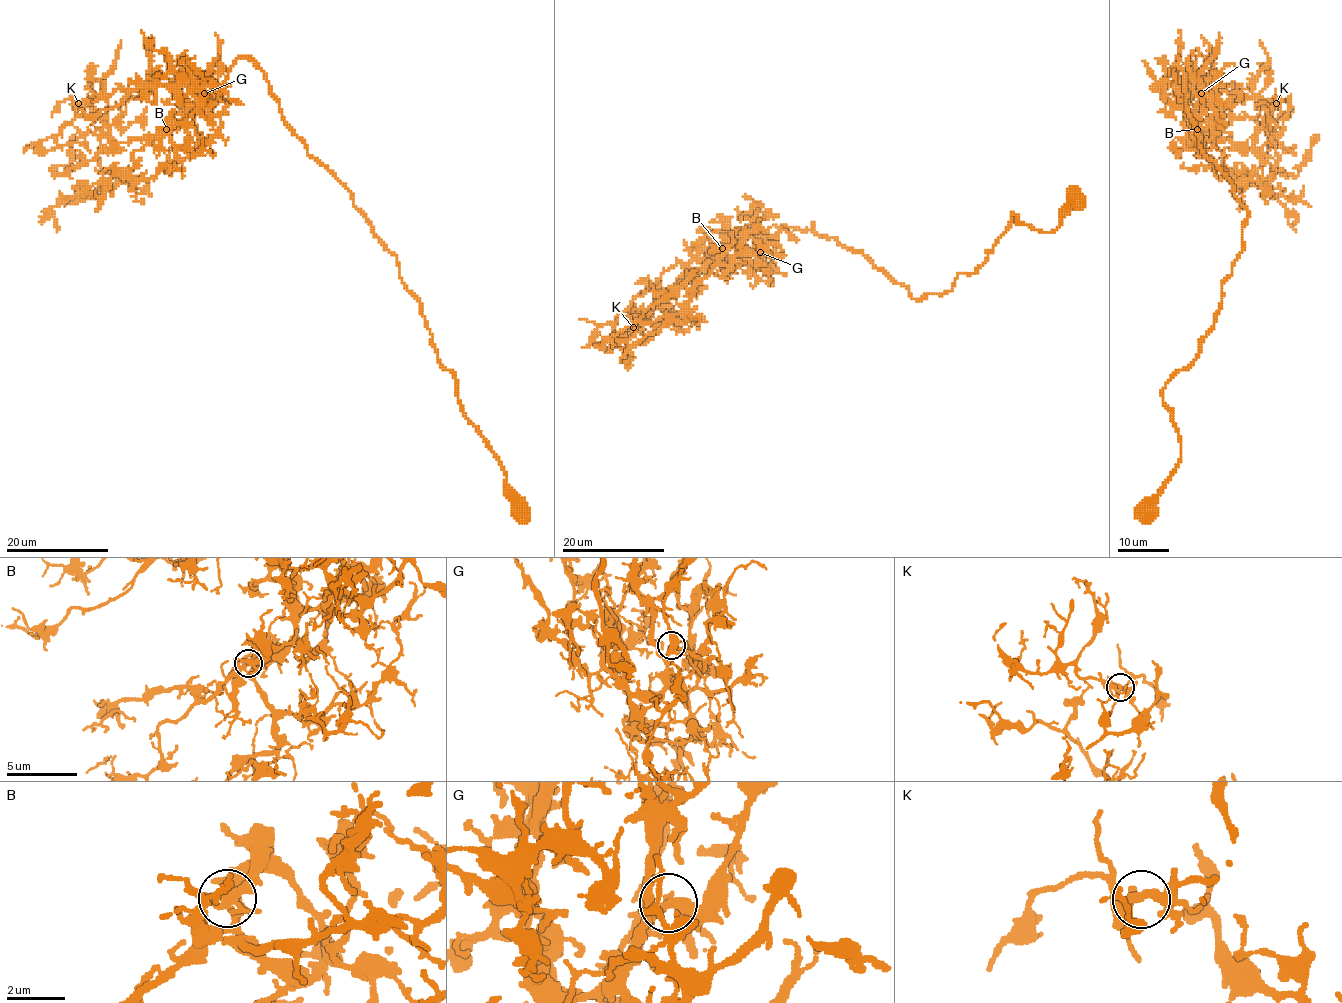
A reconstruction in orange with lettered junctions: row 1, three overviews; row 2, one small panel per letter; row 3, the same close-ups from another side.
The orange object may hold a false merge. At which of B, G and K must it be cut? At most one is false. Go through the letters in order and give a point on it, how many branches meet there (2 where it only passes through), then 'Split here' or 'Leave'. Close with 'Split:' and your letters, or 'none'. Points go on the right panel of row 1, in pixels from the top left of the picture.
B: Place: (1197, 129). Branches: 4. Leave
G: Place: (1201, 93). Branches: 4. Leave
K: Place: (1276, 103). Branches: 4. Leave
Split: none

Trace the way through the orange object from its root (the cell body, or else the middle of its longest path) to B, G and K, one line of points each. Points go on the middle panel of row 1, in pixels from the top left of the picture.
B: (1073, 198), (1052, 232), (1013, 214), (974, 272), (922, 299), (811, 230), (783, 225), (736, 262), (722, 248)
G: (1073, 198), (1052, 232), (1013, 214), (974, 272), (922, 299), (811, 230), (783, 225), (760, 252)
K: (1073, 198), (1052, 232), (1013, 214), (974, 272), (922, 299), (834, 238), (739, 229), (706, 247), (633, 327)

